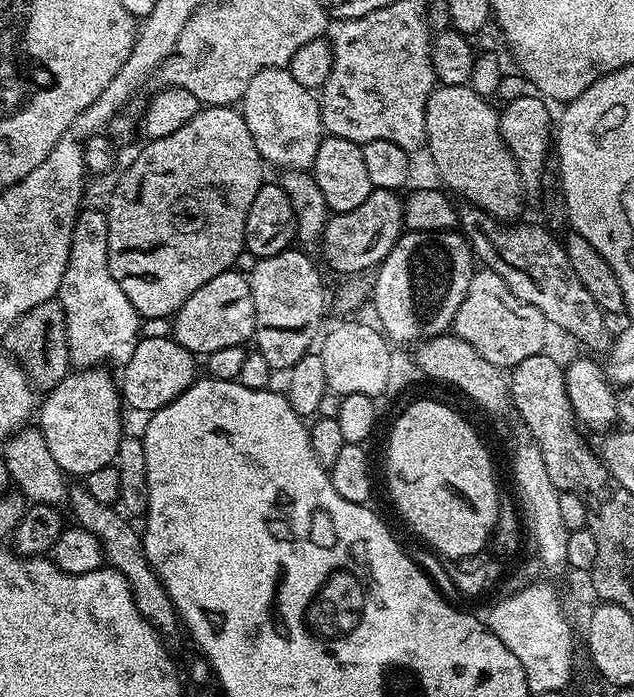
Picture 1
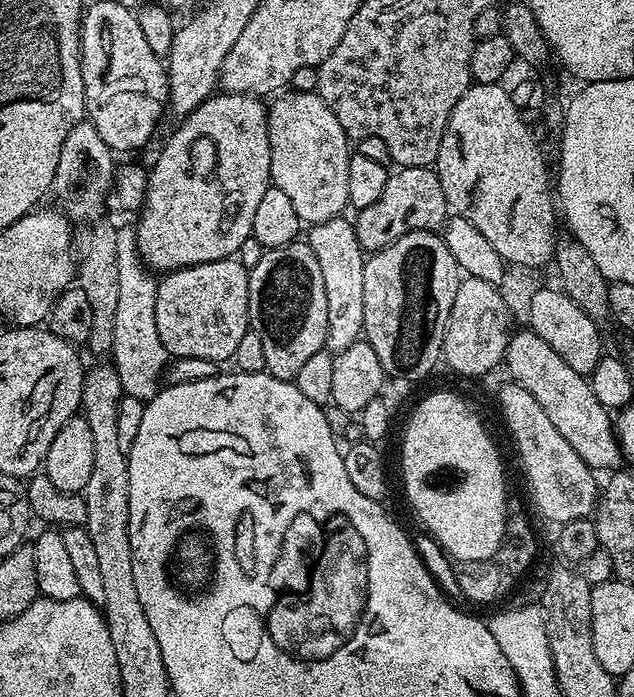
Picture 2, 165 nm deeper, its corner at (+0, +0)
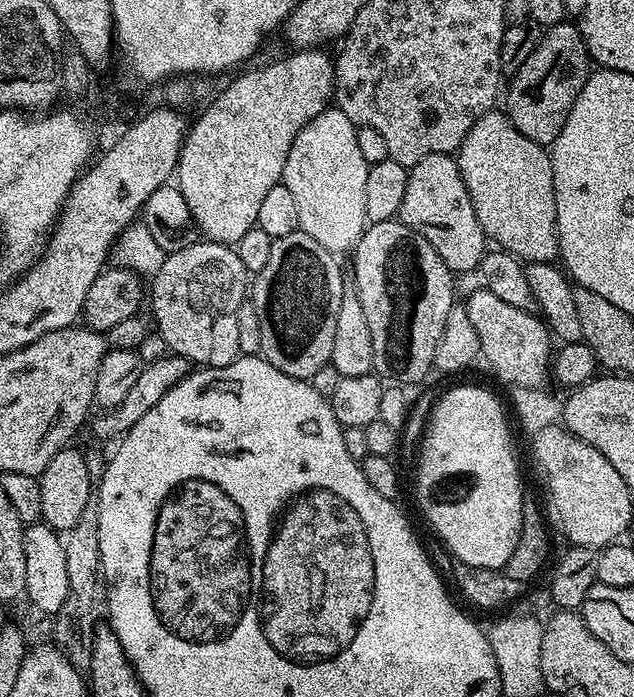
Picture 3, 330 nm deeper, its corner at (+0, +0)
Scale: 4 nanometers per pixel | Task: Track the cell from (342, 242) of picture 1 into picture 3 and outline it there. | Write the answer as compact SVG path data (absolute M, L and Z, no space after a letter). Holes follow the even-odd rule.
M449 153L426 154L422 162L412 167L408 173L406 194L402 197L398 219L401 224L410 226L410 230L422 234L422 238L426 238L430 246L434 246L444 265L454 274L475 273L484 261L484 230L479 225L457 161Z

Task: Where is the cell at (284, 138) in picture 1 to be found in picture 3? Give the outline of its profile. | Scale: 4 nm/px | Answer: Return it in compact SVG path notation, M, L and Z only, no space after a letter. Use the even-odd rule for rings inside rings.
M329 106L324 109L322 114L318 114L306 126L302 126L297 132L294 142L290 146L290 150L286 154L286 166L284 167L284 175L282 183L286 186L286 190L290 190L294 202L298 206L298 222L300 223L299 231L310 234L310 238L314 238L314 242L318 242L318 246L326 246L326 250L330 250L333 254L341 254L347 250L355 249L356 242L359 240L364 229L368 224L366 218L366 174L368 173L368 163L366 158L362 158L362 154L358 151L358 134L356 133L356 125L350 122L350 118L346 118L346 114L342 114L342 110L335 106Z

